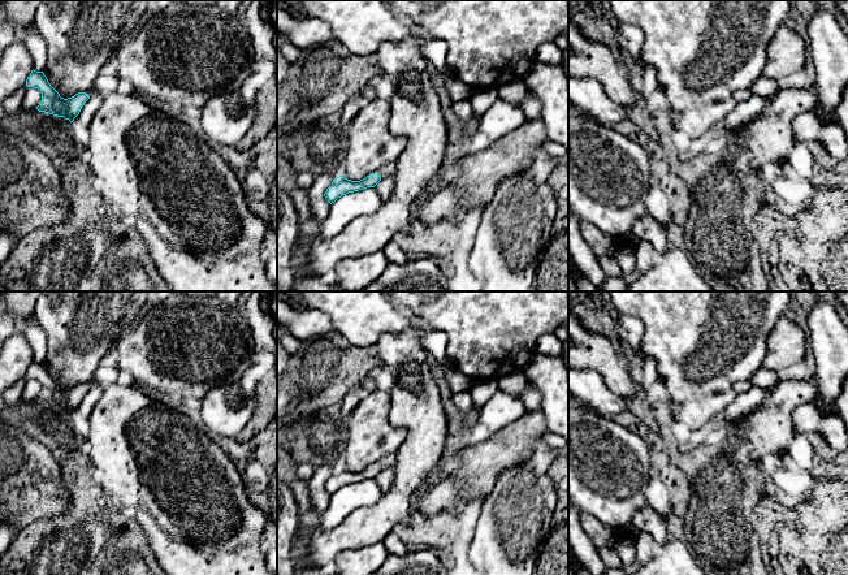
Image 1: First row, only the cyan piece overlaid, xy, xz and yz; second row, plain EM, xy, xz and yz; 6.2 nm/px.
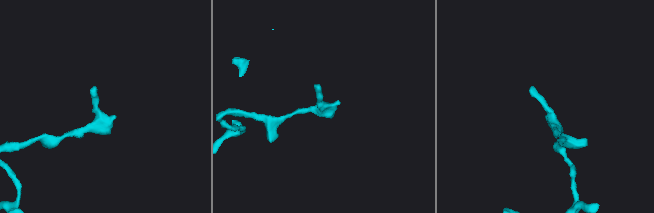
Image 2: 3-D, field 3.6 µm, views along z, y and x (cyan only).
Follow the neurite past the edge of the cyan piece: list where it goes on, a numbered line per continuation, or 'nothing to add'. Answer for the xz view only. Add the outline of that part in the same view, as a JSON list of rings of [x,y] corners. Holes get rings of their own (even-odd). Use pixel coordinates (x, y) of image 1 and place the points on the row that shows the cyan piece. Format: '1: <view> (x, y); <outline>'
1: xz (389, 169); [[[397,160],[384,165],[381,169],[377,170],[377,173],[381,176],[381,178],[394,177],[395,165],[397,165]]]

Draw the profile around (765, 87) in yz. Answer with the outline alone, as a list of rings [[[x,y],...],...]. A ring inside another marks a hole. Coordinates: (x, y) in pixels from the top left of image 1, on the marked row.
[[[801,69],[783,78],[779,82],[774,82],[762,75],[753,82],[749,90],[752,94],[763,96],[767,99],[767,101],[771,101],[783,87],[805,88],[806,86],[808,86],[808,74],[805,69]]]

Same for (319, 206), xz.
[[[339,170],[319,173],[307,190],[311,215],[319,224],[323,224],[329,215],[330,203],[325,199],[324,194],[337,177],[339,177]]]

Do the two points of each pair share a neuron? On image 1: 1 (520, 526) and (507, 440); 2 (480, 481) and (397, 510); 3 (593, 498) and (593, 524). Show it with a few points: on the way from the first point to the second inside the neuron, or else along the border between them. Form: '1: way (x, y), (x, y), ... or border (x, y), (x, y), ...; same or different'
1: border (528, 461), (507, 467), (497, 478), (492, 491); different
2: border (432, 478), (418, 494), (414, 508); different
3: border (582, 510), (617, 530); different

